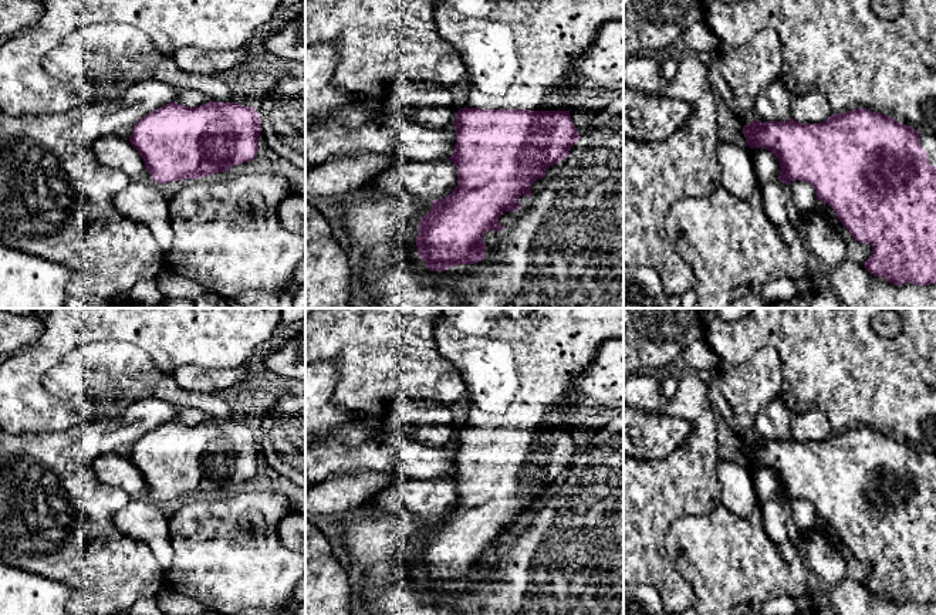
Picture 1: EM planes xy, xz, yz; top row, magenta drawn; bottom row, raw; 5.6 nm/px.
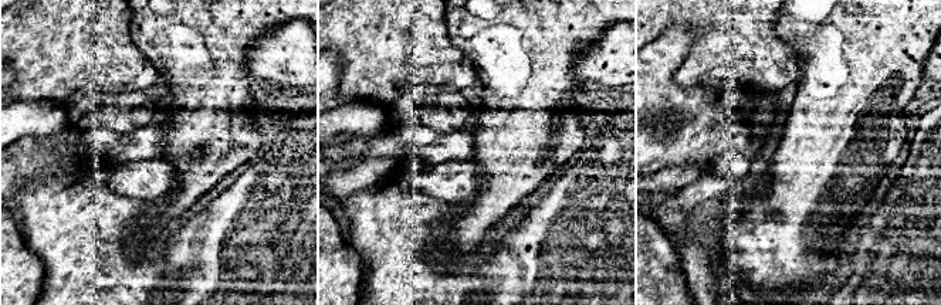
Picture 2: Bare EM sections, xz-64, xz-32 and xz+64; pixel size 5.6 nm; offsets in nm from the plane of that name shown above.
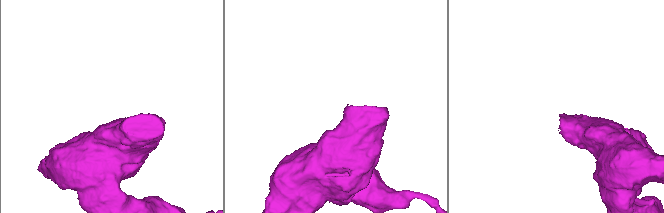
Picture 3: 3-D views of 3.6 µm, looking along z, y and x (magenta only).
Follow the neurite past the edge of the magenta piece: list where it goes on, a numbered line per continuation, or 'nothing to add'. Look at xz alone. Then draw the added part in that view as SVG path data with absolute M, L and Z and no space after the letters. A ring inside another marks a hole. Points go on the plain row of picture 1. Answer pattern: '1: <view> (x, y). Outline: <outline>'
1: xz (517, 364). Outline: M442 308L439 354L462 375L469 399L467 426L570 429L584 413L574 376L608 339L624 339L624 308Z

